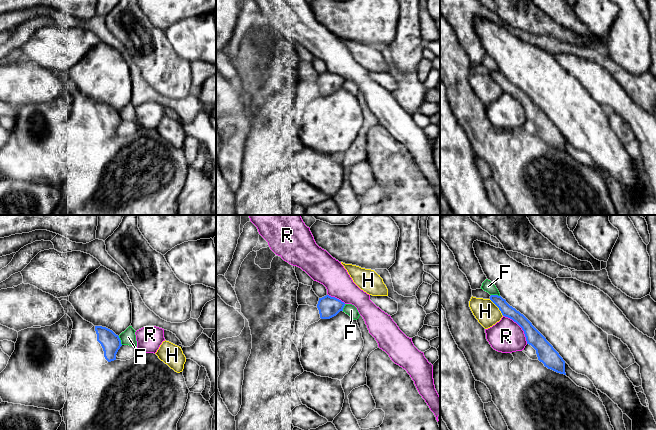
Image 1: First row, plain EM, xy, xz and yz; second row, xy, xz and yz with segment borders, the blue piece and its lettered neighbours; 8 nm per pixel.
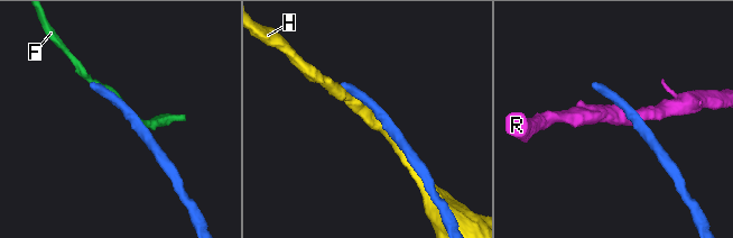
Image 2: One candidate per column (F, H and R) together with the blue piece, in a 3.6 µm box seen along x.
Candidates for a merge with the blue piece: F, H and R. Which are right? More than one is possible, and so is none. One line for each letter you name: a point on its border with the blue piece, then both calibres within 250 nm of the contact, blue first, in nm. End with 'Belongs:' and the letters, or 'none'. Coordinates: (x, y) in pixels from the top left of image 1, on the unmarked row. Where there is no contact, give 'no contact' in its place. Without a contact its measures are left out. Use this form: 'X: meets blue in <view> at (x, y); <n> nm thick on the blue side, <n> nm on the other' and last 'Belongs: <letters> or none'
Belongs: none

